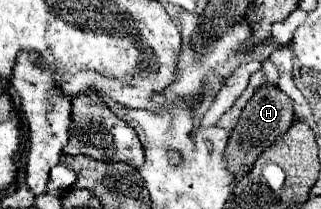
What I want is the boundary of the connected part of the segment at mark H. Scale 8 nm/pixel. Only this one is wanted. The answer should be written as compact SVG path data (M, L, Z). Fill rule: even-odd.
M262 84L244 106L242 116L230 136L226 148L226 156L230 158L230 170L234 170L234 174L246 174L250 166L254 166L258 154L262 154L262 150L270 146L270 142L274 142L278 134L284 134L290 128L290 122L294 122L294 102L276 86Z

